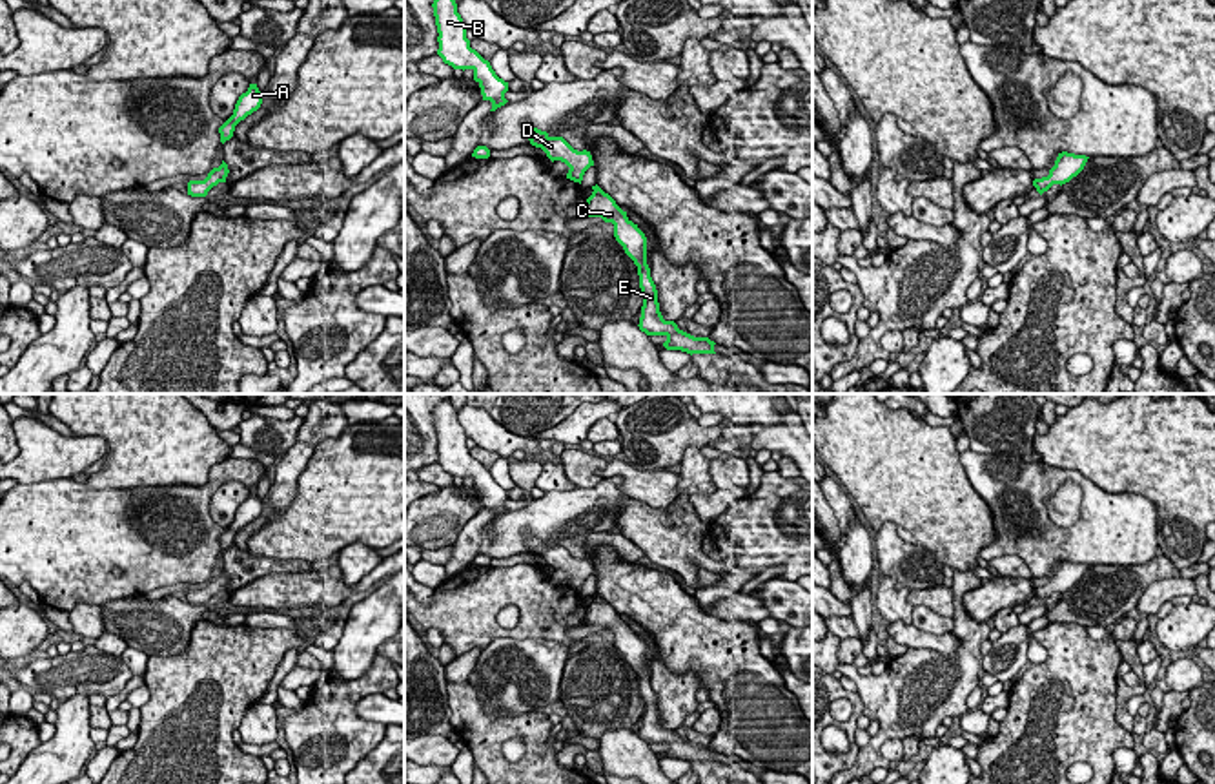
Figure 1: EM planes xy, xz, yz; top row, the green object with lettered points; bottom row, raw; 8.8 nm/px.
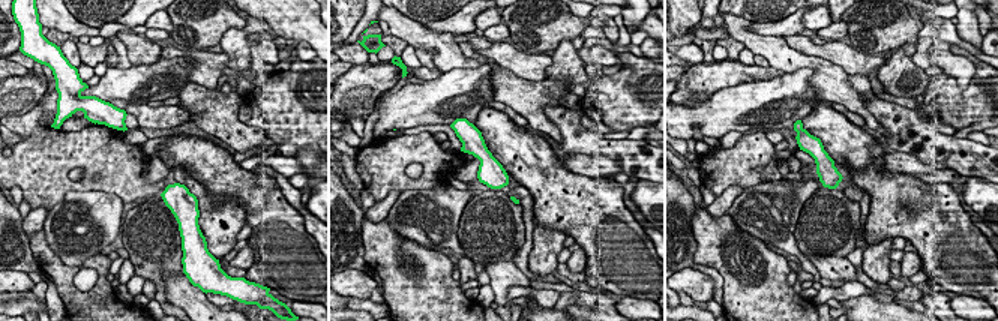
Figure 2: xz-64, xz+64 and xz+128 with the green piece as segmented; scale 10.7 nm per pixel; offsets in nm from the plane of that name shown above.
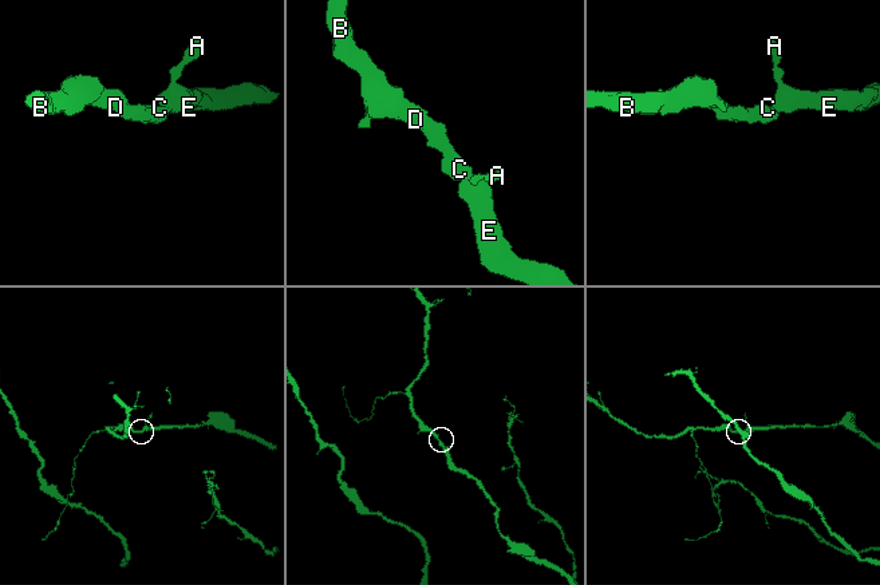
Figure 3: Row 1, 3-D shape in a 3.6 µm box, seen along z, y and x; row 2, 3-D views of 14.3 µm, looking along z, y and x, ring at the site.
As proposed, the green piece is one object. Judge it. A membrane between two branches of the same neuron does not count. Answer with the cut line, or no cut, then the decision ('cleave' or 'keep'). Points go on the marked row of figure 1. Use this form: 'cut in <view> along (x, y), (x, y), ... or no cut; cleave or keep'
no cut; keep

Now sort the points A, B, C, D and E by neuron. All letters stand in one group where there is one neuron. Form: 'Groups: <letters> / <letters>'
Groups: A B C D E

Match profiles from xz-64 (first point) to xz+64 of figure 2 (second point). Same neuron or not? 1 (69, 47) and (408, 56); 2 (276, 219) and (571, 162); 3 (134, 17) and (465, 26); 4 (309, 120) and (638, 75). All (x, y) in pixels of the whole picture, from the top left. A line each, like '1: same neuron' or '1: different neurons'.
1: same neuron
2: different neurons
3: same neuron
4: same neuron

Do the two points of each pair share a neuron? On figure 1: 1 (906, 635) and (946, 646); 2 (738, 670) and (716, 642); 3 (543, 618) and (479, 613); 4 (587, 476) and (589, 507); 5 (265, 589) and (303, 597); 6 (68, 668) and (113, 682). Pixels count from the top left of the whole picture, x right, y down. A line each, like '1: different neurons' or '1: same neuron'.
1: same neuron
2: same neuron
3: same neuron
4: different neurons
5: same neuron
6: same neuron

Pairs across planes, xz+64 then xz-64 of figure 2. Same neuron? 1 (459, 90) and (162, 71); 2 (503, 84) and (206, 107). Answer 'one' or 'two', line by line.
1: one
2: one

